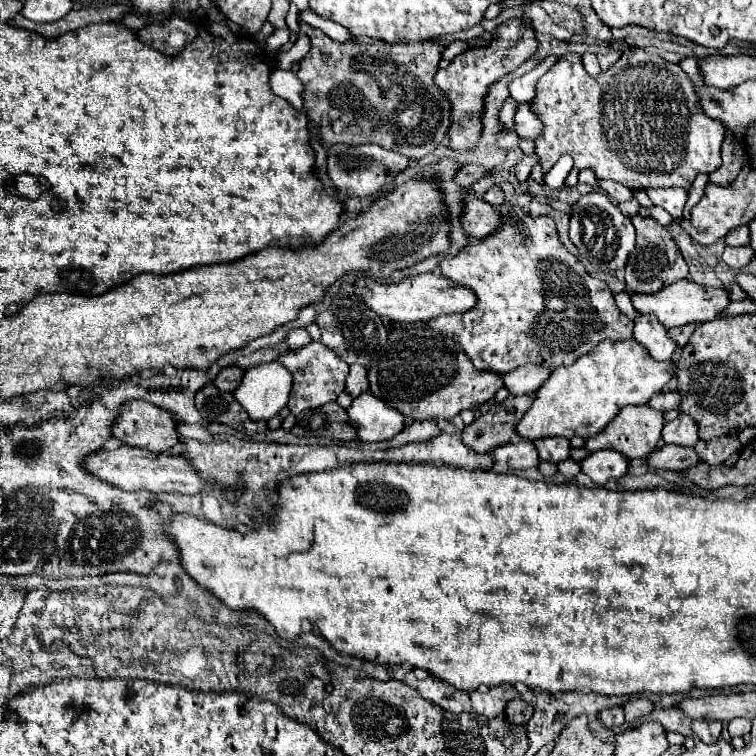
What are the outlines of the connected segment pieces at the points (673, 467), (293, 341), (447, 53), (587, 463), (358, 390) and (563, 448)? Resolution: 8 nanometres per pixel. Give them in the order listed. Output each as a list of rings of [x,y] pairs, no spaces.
[[[665,445],[661,449],[655,449],[649,453],[645,465],[651,469],[665,469],[665,471],[685,471],[693,465],[697,465],[697,453],[691,447],[679,447],[679,445]]]
[[[291,329],[285,337],[285,343],[291,347],[291,349],[297,349],[297,347],[305,347],[307,343],[311,341],[309,333],[305,329]]]
[[[453,41],[453,43],[449,43],[445,49],[443,49],[443,59],[447,59],[447,61],[451,61],[455,55],[459,55],[461,51],[465,51],[469,45],[465,43],[465,41]]]
[[[609,449],[595,451],[587,455],[581,463],[581,471],[593,479],[595,485],[605,485],[611,477],[623,477],[627,473],[627,459],[625,455]]]
[[[353,365],[351,371],[349,371],[349,377],[347,377],[347,381],[345,381],[345,389],[347,389],[353,397],[357,397],[357,395],[361,395],[363,391],[367,391],[367,389],[369,389],[367,369],[361,367],[361,365]]]
[[[545,437],[545,439],[533,441],[533,445],[537,447],[539,461],[559,463],[569,457],[569,439],[565,437]]]

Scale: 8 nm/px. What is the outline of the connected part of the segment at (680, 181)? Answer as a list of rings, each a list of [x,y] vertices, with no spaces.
[[[627,49],[607,73],[593,79],[585,75],[579,55],[561,55],[537,81],[537,97],[531,103],[531,109],[545,123],[543,135],[535,141],[535,153],[541,159],[543,171],[549,171],[561,155],[571,155],[579,171],[591,169],[597,177],[617,181],[629,189],[681,187],[689,191],[697,173],[713,173],[719,169],[725,127],[721,121],[705,117],[693,81],[677,67],[679,65],[661,59],[657,53]]]

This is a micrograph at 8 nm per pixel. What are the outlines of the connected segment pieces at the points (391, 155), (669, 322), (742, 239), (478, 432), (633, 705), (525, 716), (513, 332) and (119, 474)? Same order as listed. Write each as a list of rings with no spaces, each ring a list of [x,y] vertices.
[[[333,145],[329,149],[327,155],[327,175],[333,183],[333,187],[345,195],[345,197],[371,197],[377,195],[381,191],[381,187],[385,183],[391,183],[401,171],[405,171],[405,167],[409,165],[409,159],[401,153],[389,151],[389,149],[381,149],[379,145],[359,145],[359,147],[351,147],[351,145]]]
[[[681,279],[665,289],[661,289],[659,293],[653,293],[653,295],[639,295],[635,293],[631,297],[633,301],[633,307],[639,311],[639,313],[653,313],[663,327],[671,329],[671,327],[681,327],[681,325],[687,325],[687,323],[705,323],[705,321],[713,321],[717,319],[731,303],[731,297],[729,297],[729,291],[723,289],[723,287],[701,287],[689,279]]]
[[[735,227],[725,235],[725,245],[749,245],[749,229],[747,227]]]
[[[535,393],[509,395],[501,405],[493,405],[485,415],[463,429],[463,443],[475,453],[489,453],[493,447],[509,443],[515,437],[515,425],[527,413]]]
[[[631,697],[623,705],[623,709],[625,709],[625,721],[631,723],[631,721],[635,721],[639,717],[649,715],[653,711],[653,703],[649,699],[645,699],[645,697]]]
[[[521,699],[509,701],[509,705],[505,709],[505,717],[511,725],[525,725],[531,715],[533,715],[533,707]]]
[[[507,203],[495,209],[503,215],[497,233],[471,241],[455,257],[439,263],[441,273],[447,279],[473,289],[477,305],[469,309],[469,313],[453,313],[453,317],[437,317],[427,321],[423,323],[425,327],[457,341],[457,345],[461,345],[465,355],[479,371],[495,371],[499,375],[505,375],[527,363],[543,365],[555,371],[557,367],[575,363],[581,355],[595,349],[603,339],[623,341],[633,337],[633,321],[619,311],[609,287],[601,279],[587,275],[581,261],[565,249],[557,237],[555,221],[551,217],[533,217],[521,207]]]
[[[121,445],[113,451],[95,451],[83,457],[85,471],[99,481],[105,481],[113,487],[119,487],[123,491],[151,491],[151,493],[181,493],[181,495],[197,495],[205,481],[197,475],[193,465],[185,461],[179,455],[165,455],[165,453],[151,453],[147,449]]]

